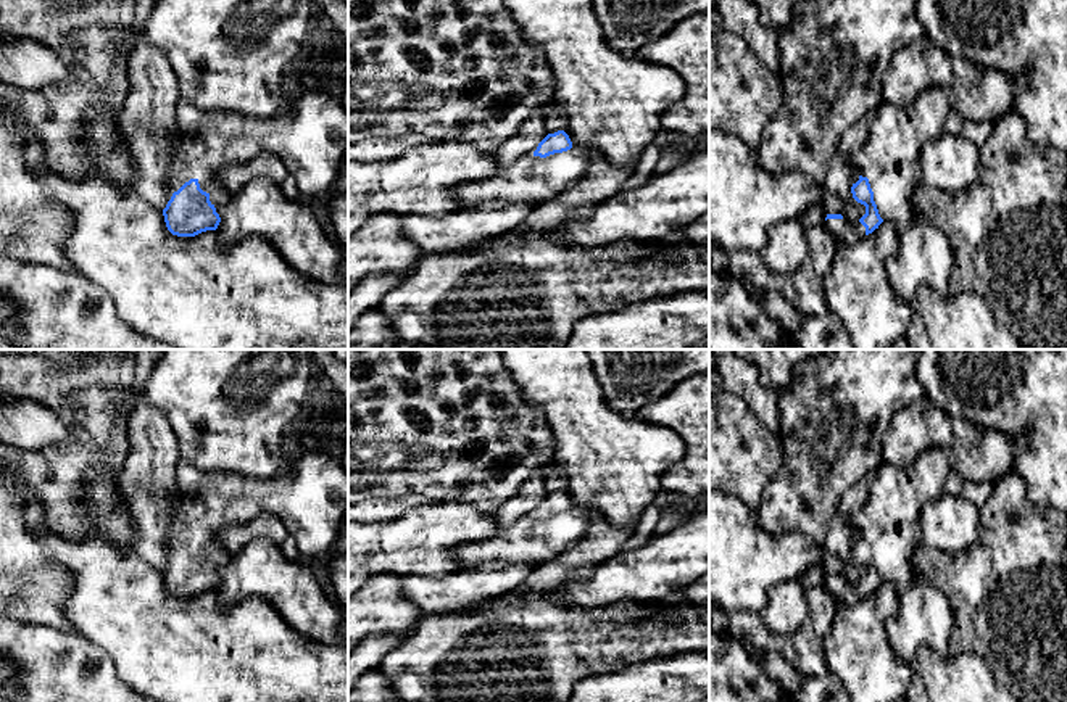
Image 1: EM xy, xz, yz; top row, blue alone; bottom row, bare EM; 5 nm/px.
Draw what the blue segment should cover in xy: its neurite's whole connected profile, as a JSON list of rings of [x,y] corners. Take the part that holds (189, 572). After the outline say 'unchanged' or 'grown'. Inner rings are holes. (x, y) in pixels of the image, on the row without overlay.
[[[329,451],[306,452],[289,470],[266,480],[226,472],[203,473],[193,496],[177,488],[174,515],[168,530],[169,547],[174,554],[163,570],[166,588],[177,597],[216,591],[221,578],[213,564],[226,555],[221,533],[230,525],[250,523],[263,515],[282,520],[301,559],[308,560],[334,551],[345,520],[347,502],[348,470]]]; grown

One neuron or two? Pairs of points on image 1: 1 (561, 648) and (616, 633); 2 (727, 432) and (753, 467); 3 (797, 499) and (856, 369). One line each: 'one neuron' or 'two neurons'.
1: one neuron
2: one neuron
3: one neuron

